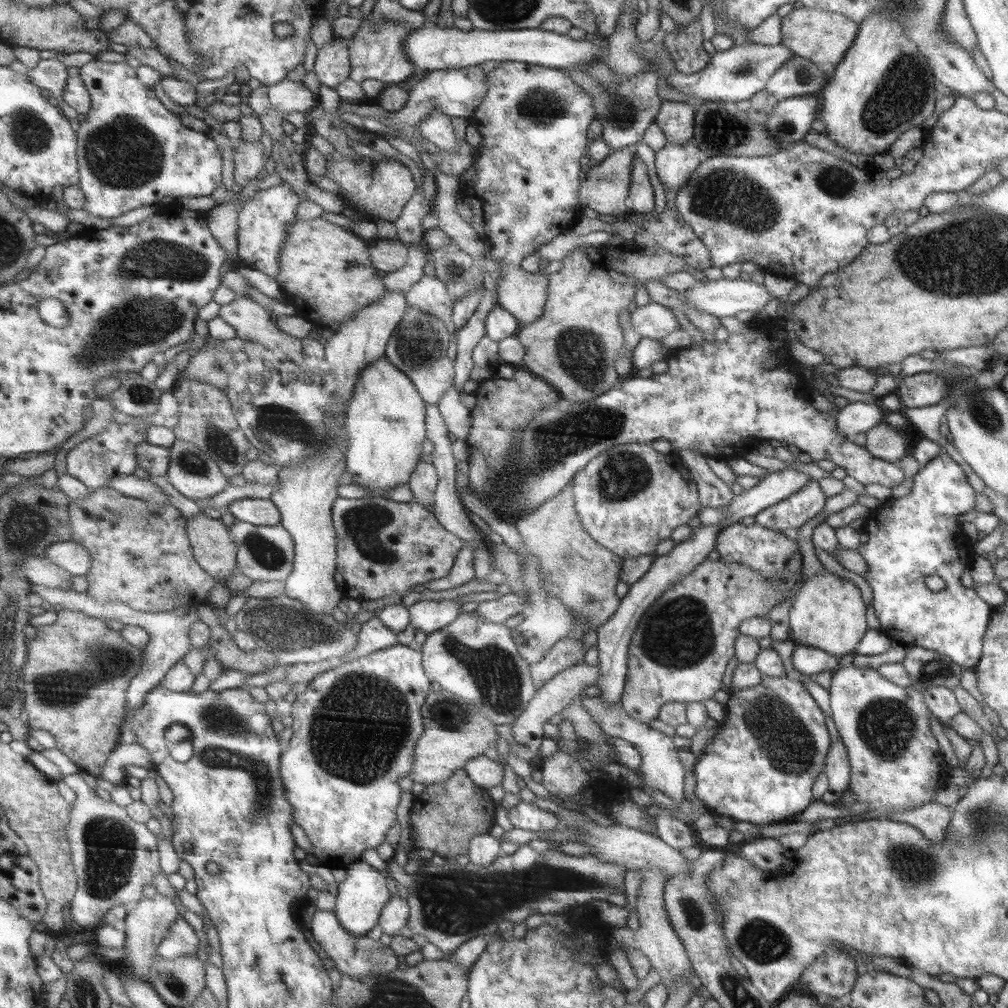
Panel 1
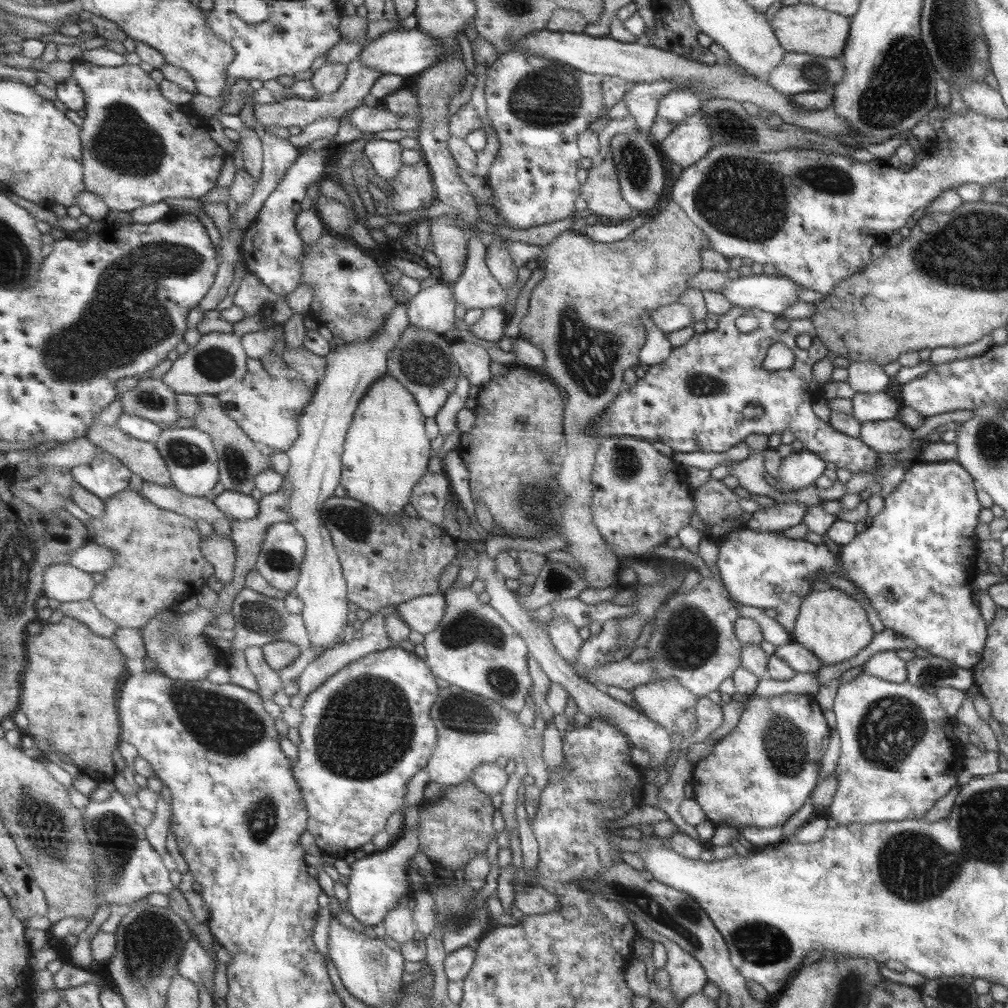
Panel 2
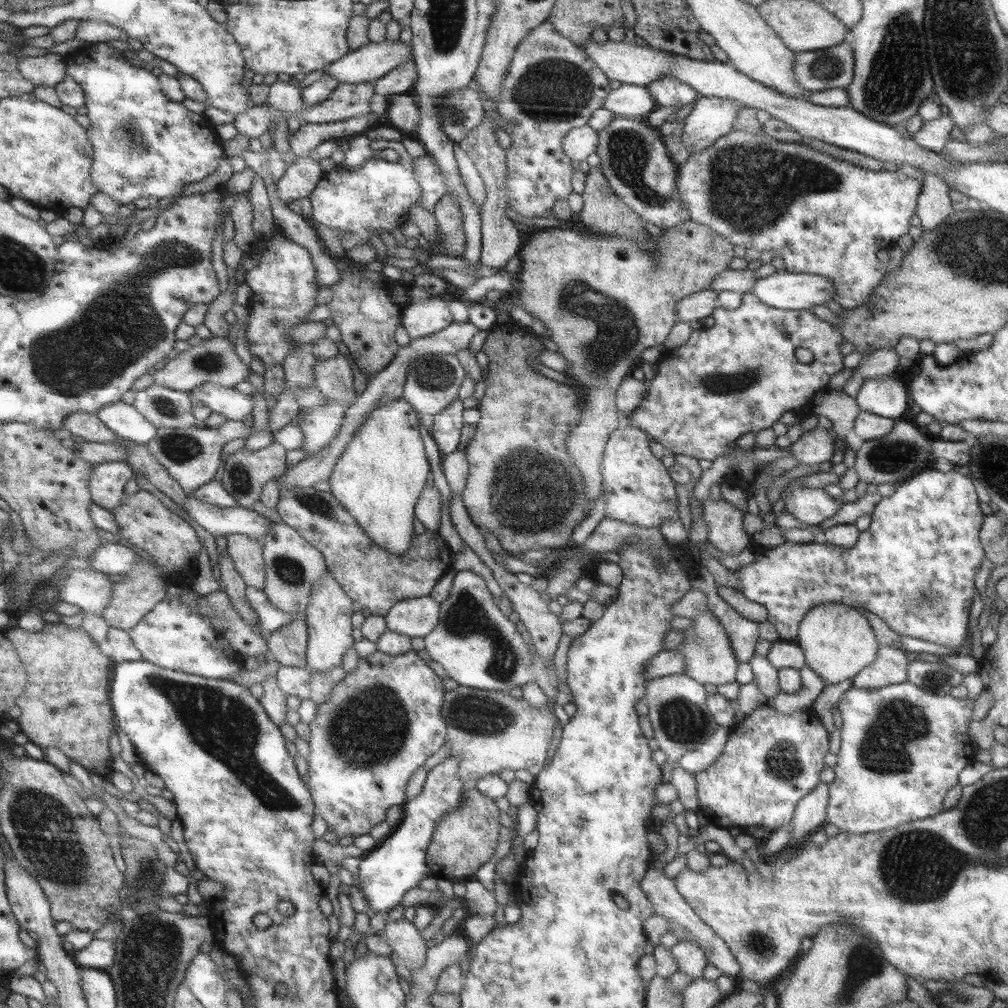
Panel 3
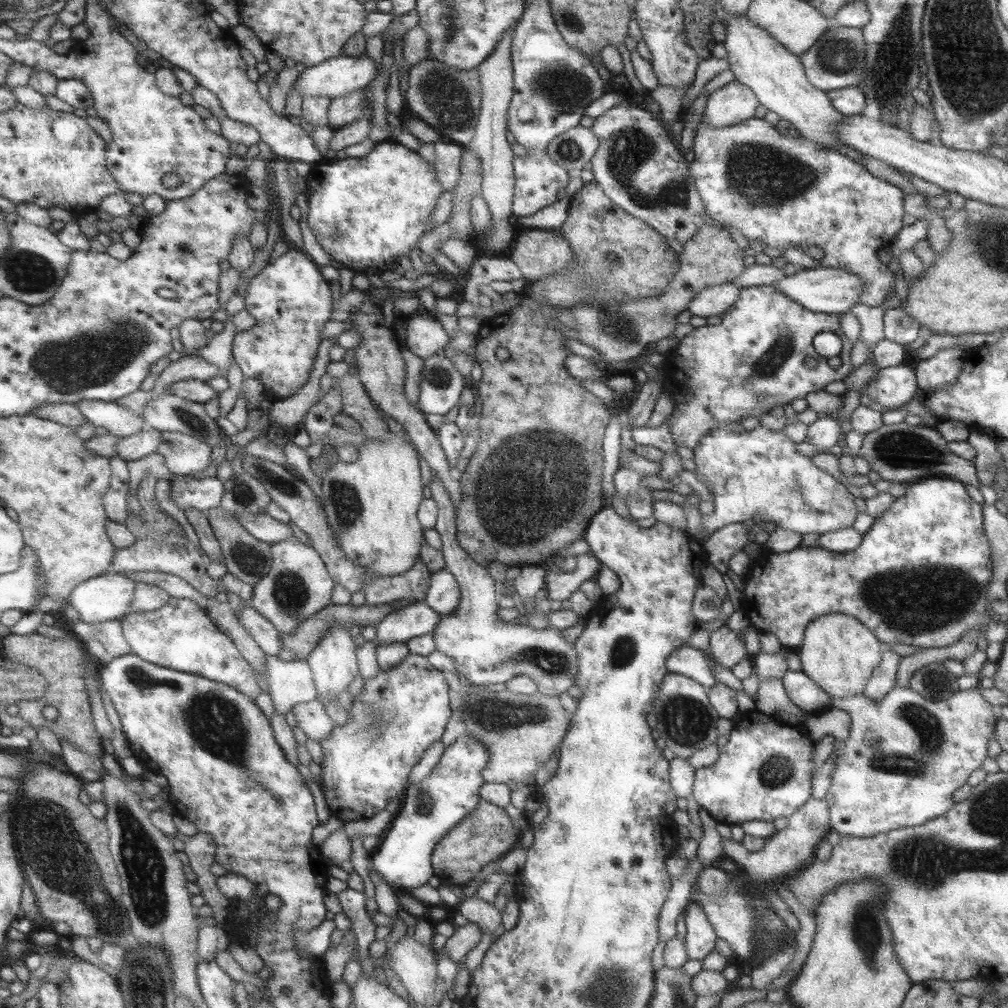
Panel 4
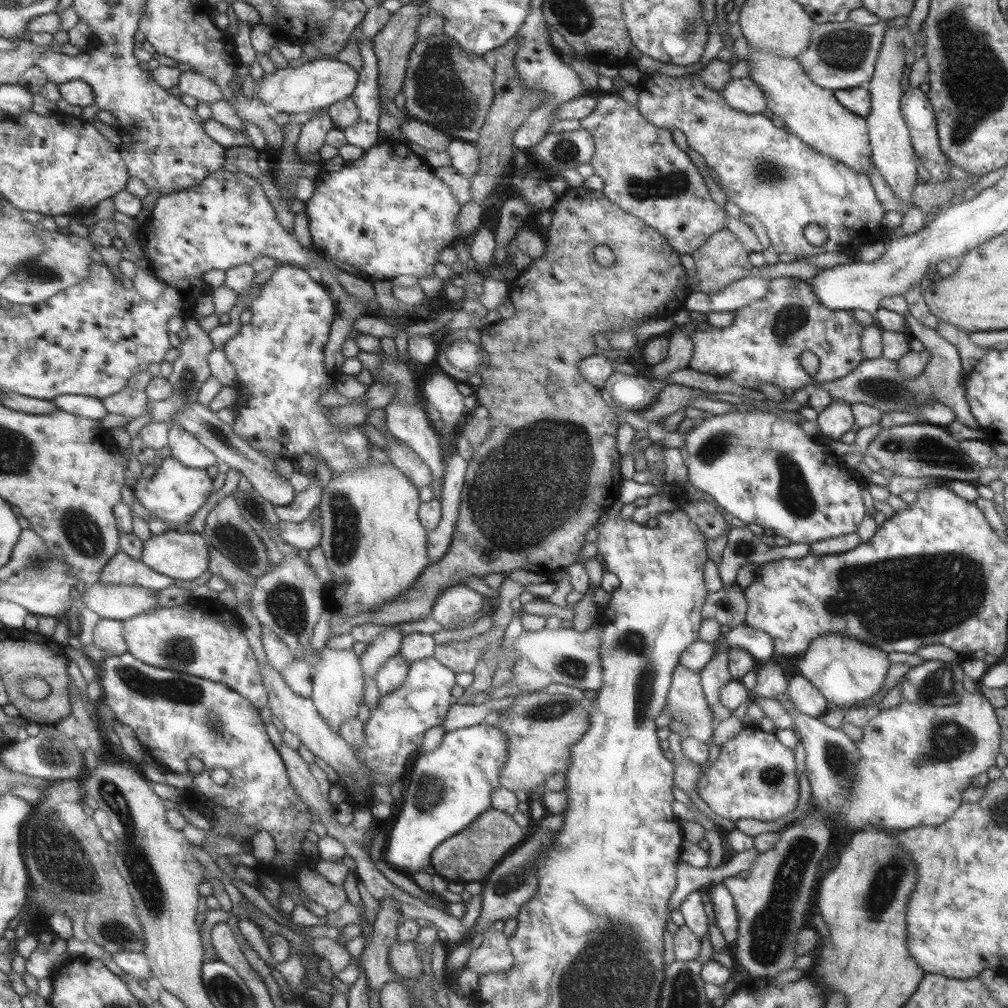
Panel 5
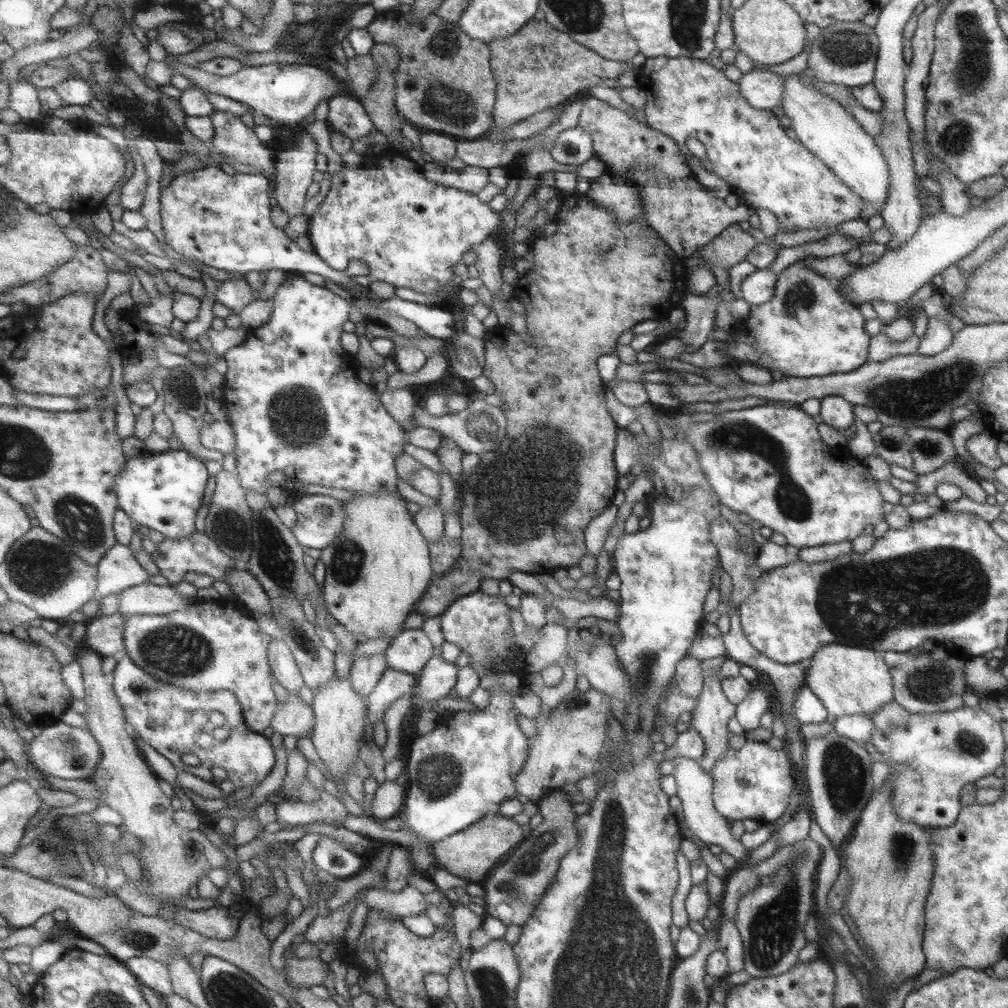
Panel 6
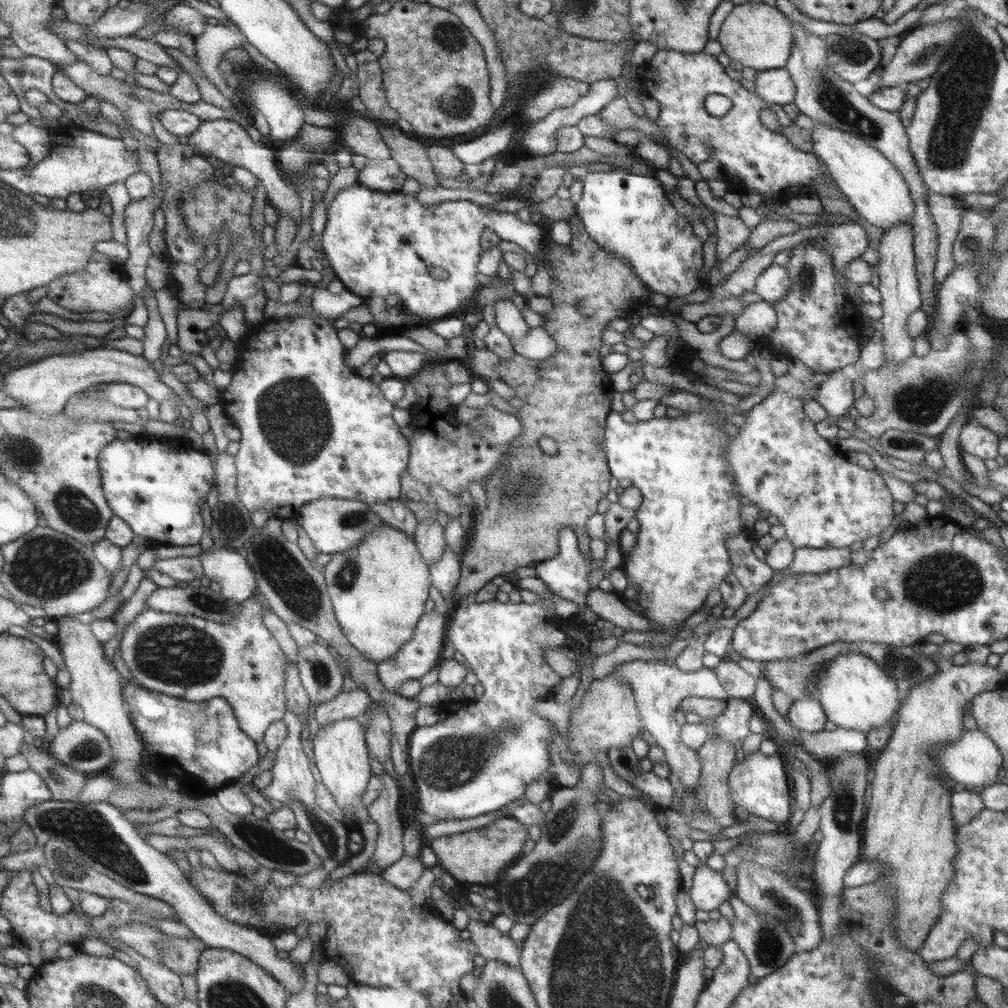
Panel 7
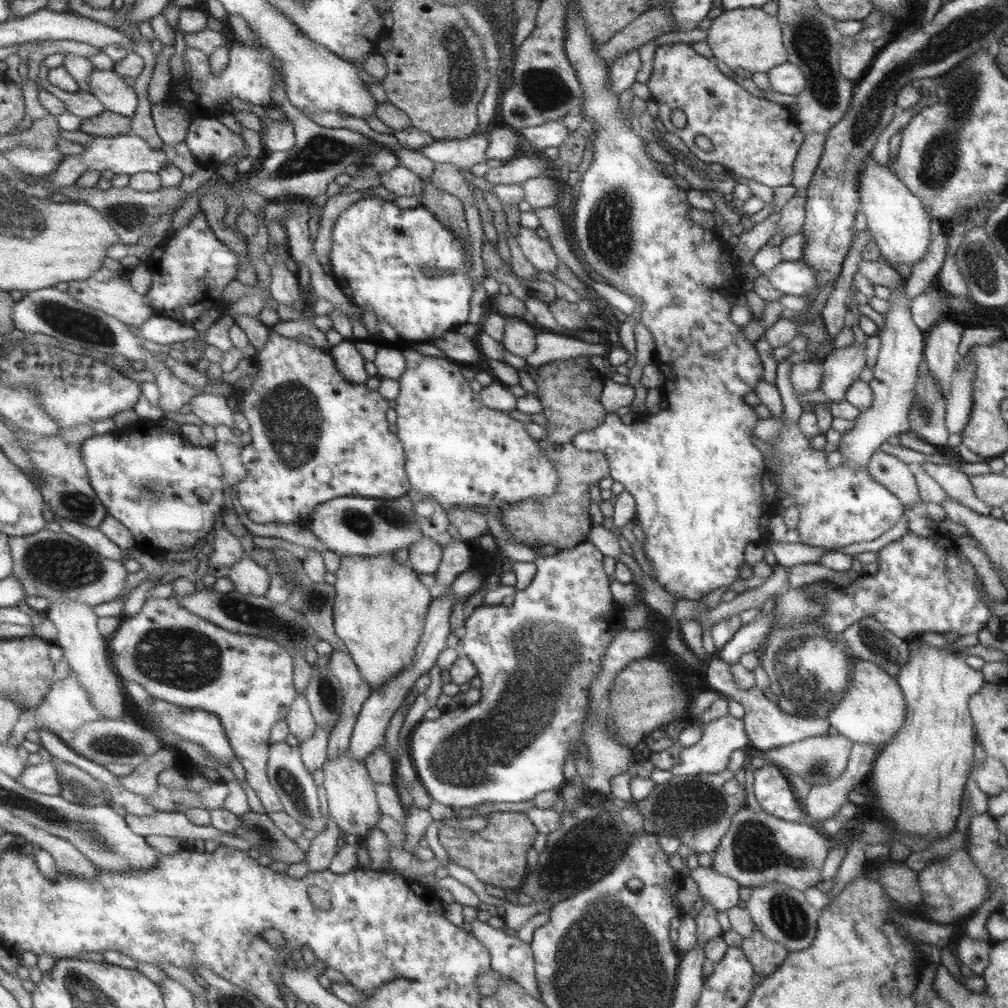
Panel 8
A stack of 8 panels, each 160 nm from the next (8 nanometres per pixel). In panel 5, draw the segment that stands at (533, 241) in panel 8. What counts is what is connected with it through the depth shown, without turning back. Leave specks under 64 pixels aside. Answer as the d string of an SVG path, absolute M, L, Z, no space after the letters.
M390 135L386 140L365 150L361 158L344 162L337 172L327 172L321 167L320 172L315 178L315 190L313 191L313 195L302 204L302 208L308 218L308 229L312 240L312 246L314 247L313 250L325 261L331 261L332 265L338 270L366 281L388 279L394 281L415 281L427 275L433 276L433 266L438 262L439 253L443 249L451 247L452 244L455 244L463 237L455 225L460 206L457 204L457 200L453 198L449 186L446 186L439 178L434 176L433 169L434 168L426 164L423 160L419 150L416 150L407 143L395 141Z

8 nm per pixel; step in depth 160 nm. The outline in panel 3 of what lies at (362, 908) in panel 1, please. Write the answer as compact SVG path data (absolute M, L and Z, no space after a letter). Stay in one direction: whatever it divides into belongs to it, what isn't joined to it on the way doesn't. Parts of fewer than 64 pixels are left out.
M451 755L434 764L427 772L421 791L417 796L406 800L401 805L401 819L391 834L378 842L380 847L365 853L358 863L359 884L364 899L370 906L370 914L386 912L396 904L400 904L402 896L410 888L418 887L421 879L425 879L428 866L425 855L433 829L442 816L455 810L462 801L466 786L458 775L459 759Z

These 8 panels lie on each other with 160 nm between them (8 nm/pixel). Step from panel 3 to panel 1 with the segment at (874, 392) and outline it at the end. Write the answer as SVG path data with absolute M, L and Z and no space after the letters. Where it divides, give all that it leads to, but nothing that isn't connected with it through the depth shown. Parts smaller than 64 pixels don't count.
M851 402L838 409L836 418L837 430L847 438L853 434L863 433L869 427L883 422L887 410L877 404Z

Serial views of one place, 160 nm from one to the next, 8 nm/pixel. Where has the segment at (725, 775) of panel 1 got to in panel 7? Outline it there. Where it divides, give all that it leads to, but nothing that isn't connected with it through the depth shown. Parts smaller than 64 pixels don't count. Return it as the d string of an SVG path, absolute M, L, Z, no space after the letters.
M759 751L744 755L743 761L734 761L728 776L730 797L734 808L741 806L755 817L765 818L773 823L784 824L792 814L791 785L788 766L779 754L765 756Z

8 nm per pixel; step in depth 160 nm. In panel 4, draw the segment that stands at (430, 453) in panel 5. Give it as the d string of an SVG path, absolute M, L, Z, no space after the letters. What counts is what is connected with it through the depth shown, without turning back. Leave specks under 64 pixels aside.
M431 470L430 481L425 484L430 490L430 497L436 502L438 513L433 530L440 534L442 542L442 556L444 558L445 570L448 570L457 581L459 587L459 605L451 615L440 616L439 623L435 626L433 642L435 650L442 652L443 656L451 658L455 664L455 674L463 676L465 680L475 685L505 684L515 676L527 676L536 685L539 692L549 696L557 696L565 692L569 686L575 683L577 677L577 654L573 644L565 642L561 638L559 630L545 628L545 630L533 630L529 626L515 625L512 622L505 623L497 619L498 610L496 601L496 588L493 586L494 580L489 577L486 567L479 566L462 548L456 539L456 506L451 500L450 494L439 477Z

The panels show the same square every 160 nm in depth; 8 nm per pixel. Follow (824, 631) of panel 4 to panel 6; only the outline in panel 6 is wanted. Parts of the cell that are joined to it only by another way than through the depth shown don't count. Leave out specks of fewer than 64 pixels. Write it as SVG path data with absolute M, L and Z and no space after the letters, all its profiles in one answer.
M825 644L813 654L805 671L804 684L835 719L845 714L871 717L881 705L892 700L893 694L889 668L880 652L841 644Z

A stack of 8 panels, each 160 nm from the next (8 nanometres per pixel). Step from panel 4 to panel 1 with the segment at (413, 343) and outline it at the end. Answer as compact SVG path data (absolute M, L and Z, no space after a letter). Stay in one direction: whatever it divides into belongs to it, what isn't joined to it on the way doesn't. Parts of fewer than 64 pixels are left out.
M423 274L404 297L406 306L437 317L449 332L456 328L451 318L454 300L448 295L445 284L437 278Z

